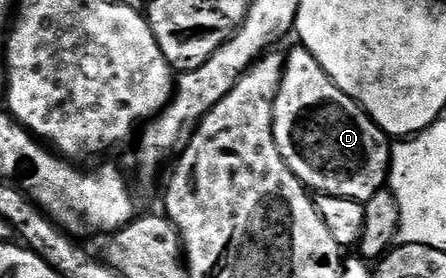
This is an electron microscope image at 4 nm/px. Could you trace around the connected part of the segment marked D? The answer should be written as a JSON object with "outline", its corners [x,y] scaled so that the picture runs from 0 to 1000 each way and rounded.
{"outline":[[[661,165],[661,176],[657,176],[652,191],[648,183],[641,191],[635,237],[635,281],[630,288],[630,309],[621,324],[621,353],[614,367],[612,496],[621,511],[621,540],[630,540],[630,568],[639,568],[648,612],[657,612],[661,637],[666,637],[677,662],[686,662],[700,694],[821,727],[827,712],[836,712],[836,698],[861,687],[877,626],[879,507],[865,475],[859,475],[841,450],[832,414],[791,353],[783,353],[783,338],[774,338],[774,324],[765,324],[765,309],[756,309],[756,295],[747,295],[747,281],[738,281],[738,266],[729,266],[729,252],[720,252],[720,223],[711,223],[711,209],[702,209],[702,194],[693,194],[688,173]]]}

